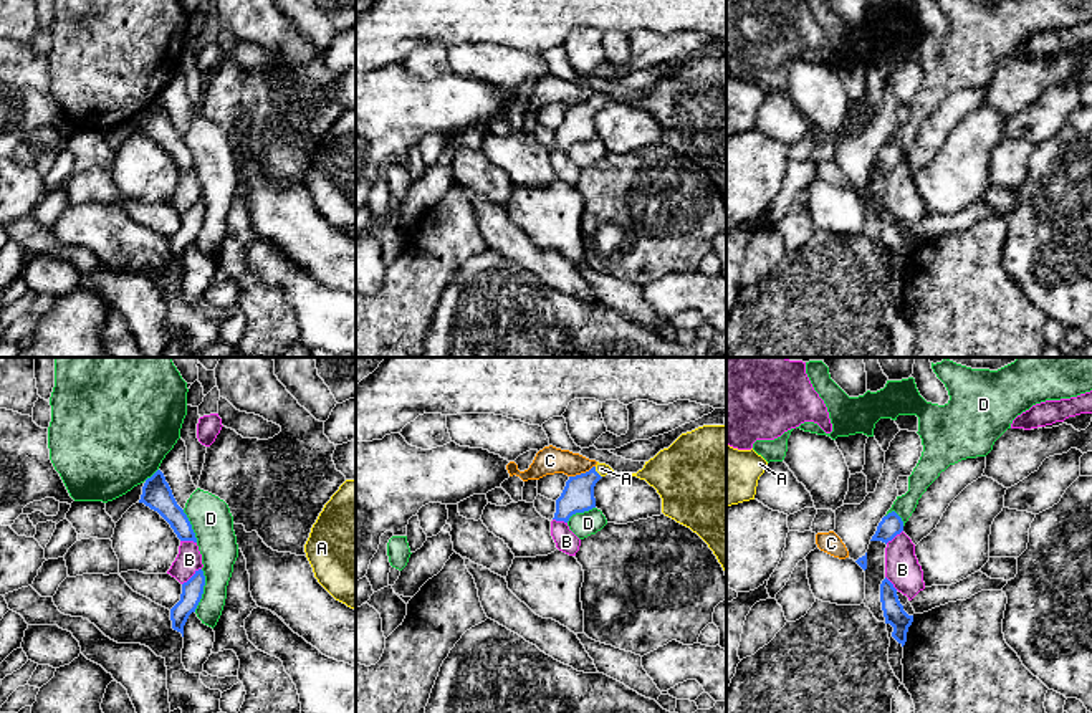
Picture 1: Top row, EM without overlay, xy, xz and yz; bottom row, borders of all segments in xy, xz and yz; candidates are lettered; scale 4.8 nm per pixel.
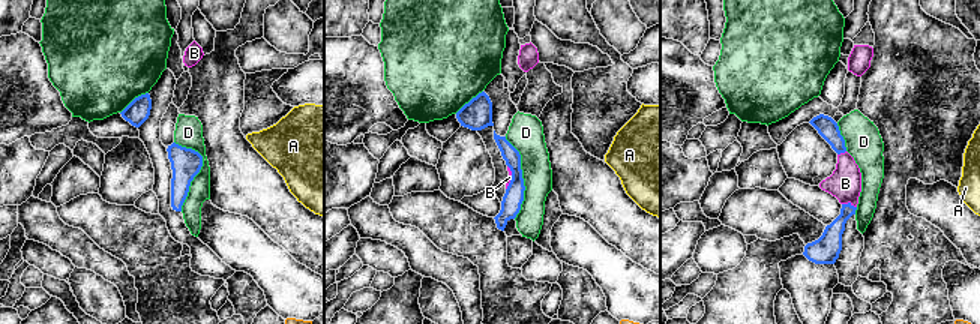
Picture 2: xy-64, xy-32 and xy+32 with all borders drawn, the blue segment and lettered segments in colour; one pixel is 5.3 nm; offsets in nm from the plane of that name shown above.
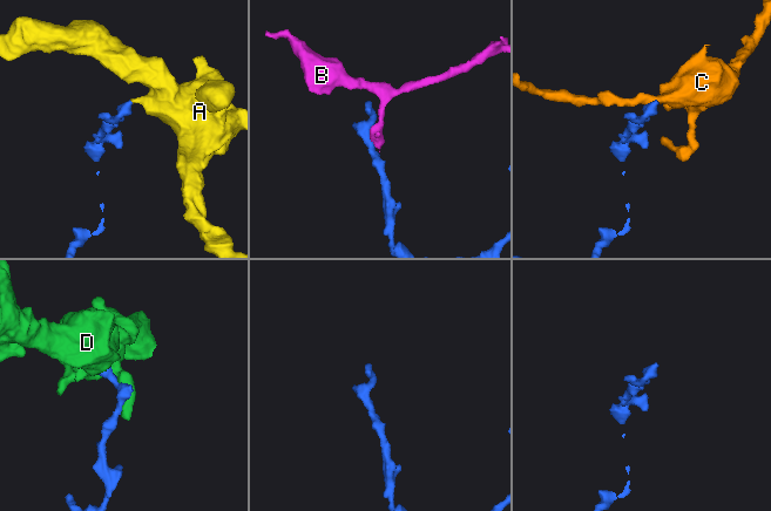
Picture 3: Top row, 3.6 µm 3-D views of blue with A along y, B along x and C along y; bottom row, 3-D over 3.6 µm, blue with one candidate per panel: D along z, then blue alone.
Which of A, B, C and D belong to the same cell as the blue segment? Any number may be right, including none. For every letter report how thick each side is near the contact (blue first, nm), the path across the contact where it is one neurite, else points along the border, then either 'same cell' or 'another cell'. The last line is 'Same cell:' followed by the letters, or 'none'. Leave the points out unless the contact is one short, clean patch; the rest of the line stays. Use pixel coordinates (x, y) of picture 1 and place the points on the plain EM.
A: calibres 160 and 60 nm; way xz (578, 124), (579, 118), (596, 101), (601, 98); same cell
B: calibres 100 and 130 nm; border xy (201, 197), (182, 214); another cell
C: calibres 160 and 140 nm; border xz (594, 95), (569, 106); another cell
D: calibres 100 and 190 nm; another cell
Same cell: A

